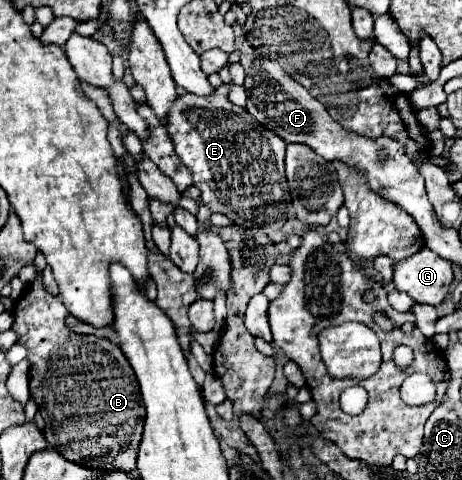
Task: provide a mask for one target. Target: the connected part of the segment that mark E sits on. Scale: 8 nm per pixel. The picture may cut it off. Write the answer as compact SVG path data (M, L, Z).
M218 86L212 96L180 96L168 112L168 132L174 142L174 150L192 172L194 184L200 188L200 202L210 208L210 212L226 214L234 224L252 226L258 222L258 208L288 202L288 184L284 174L284 150L286 142L274 132L256 122L256 118L246 110L228 100L228 86Z

